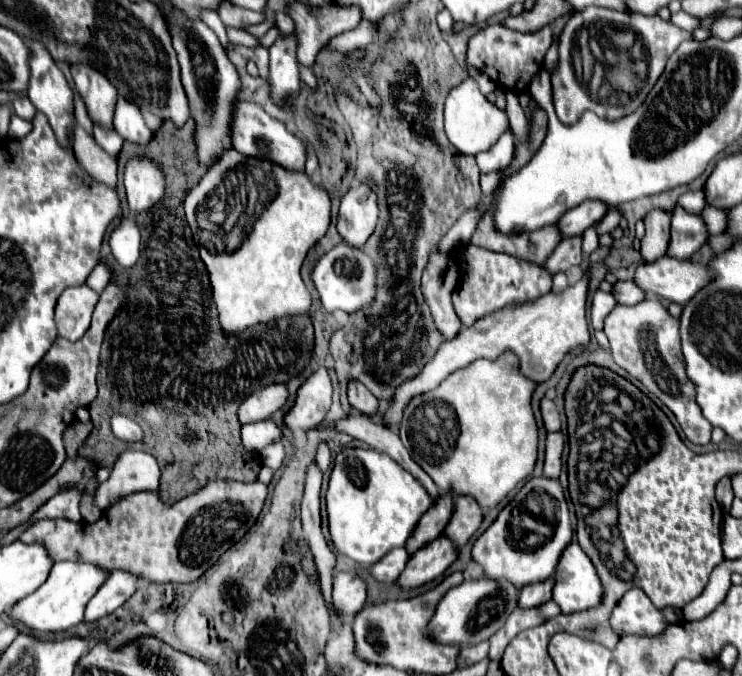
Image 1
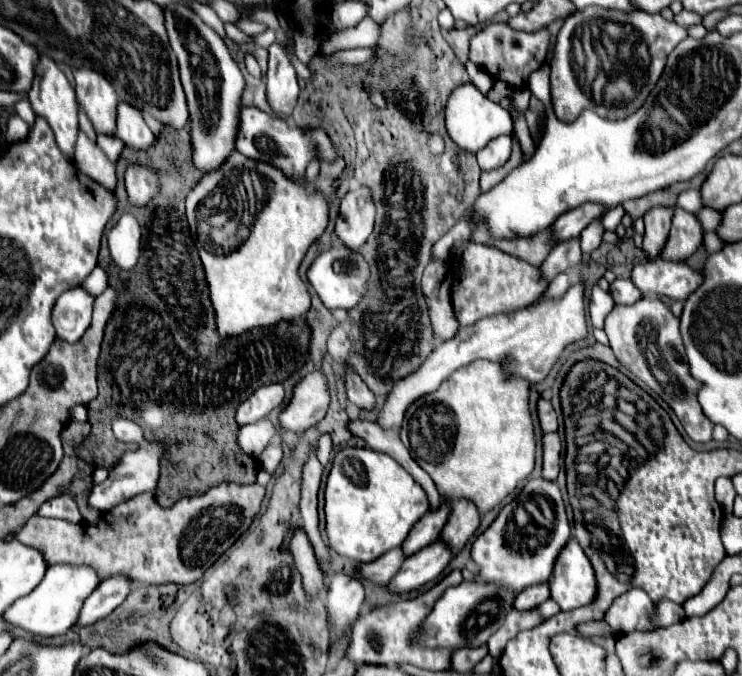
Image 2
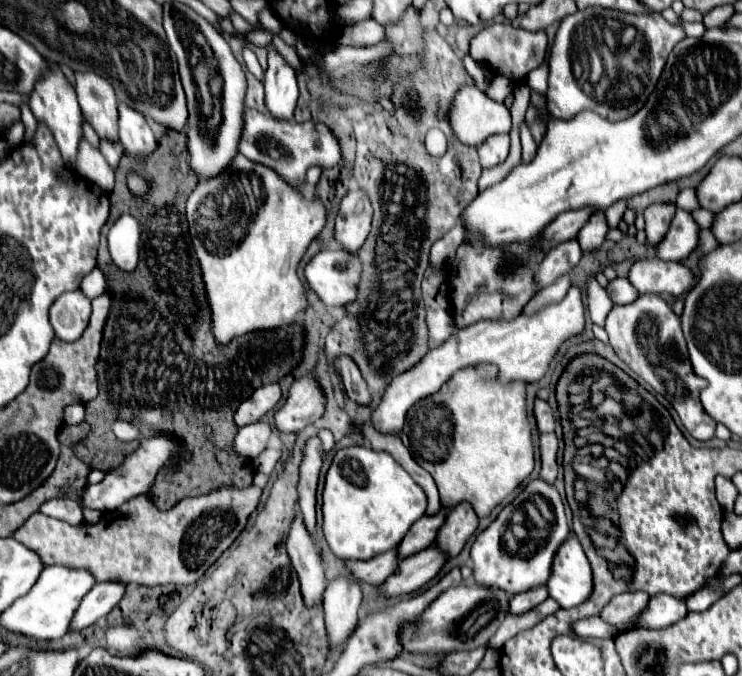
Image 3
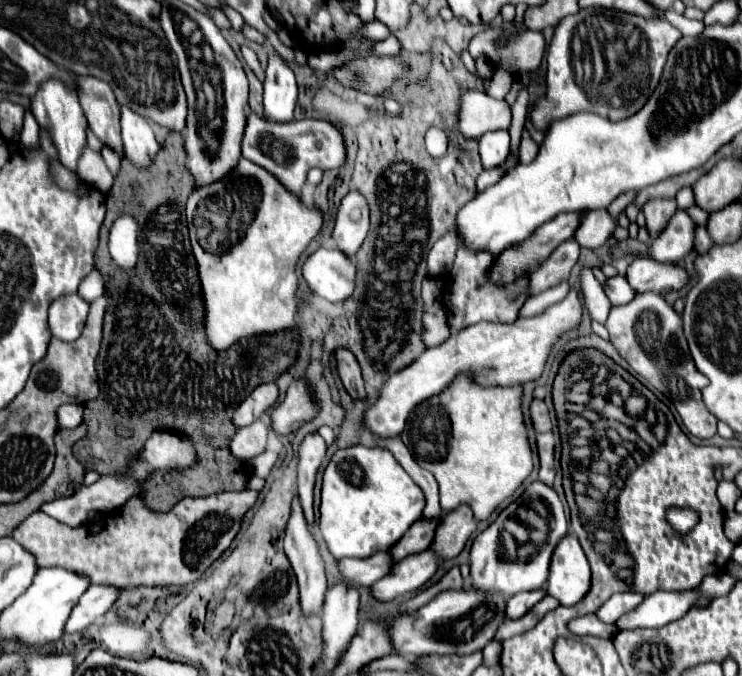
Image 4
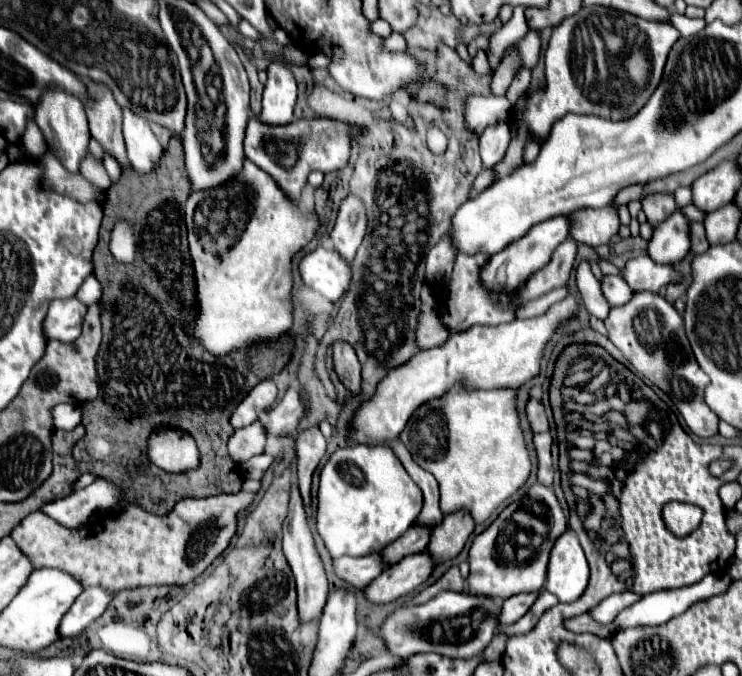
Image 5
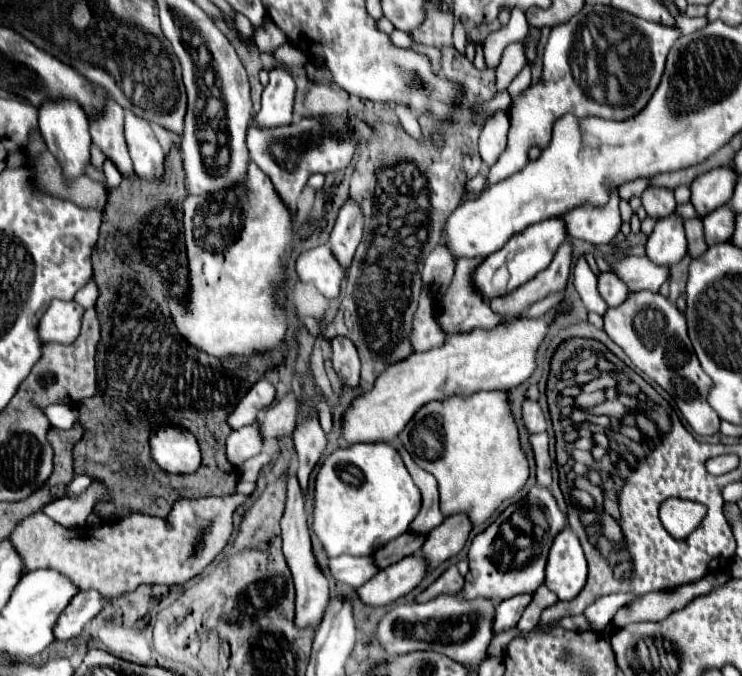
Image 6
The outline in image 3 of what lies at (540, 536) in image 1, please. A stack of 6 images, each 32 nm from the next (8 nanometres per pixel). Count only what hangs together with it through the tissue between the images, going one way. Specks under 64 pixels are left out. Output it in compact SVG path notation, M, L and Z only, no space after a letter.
M540 478L530 480L516 496L516 502L508 504L472 544L476 584L506 590L510 596L546 584L552 570L552 556L556 556L568 534L570 526L556 486Z

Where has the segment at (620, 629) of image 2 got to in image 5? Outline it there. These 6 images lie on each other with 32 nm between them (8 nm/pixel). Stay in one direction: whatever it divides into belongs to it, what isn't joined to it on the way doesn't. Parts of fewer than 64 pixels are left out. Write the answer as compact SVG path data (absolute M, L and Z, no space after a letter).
M622 592L622 594L612 594L606 600L602 600L596 608L590 610L590 614L594 616L594 620L598 620L600 624L610 624L614 622L614 618L624 610L630 608L632 604L636 604L642 596L634 594L634 592Z

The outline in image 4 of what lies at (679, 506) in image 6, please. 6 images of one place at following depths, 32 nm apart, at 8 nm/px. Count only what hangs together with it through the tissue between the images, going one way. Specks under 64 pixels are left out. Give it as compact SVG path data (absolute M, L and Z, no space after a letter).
M672 508L667 510L666 517L674 529L682 534L686 534L699 521L699 515L690 508Z

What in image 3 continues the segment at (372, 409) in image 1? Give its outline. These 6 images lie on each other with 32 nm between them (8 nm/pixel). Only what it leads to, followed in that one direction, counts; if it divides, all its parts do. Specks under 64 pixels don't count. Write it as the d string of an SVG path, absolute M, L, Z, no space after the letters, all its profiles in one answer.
M342 356L338 360L338 366L340 366L340 376L342 376L342 382L344 382L348 398L352 402L356 402L356 404L368 406L372 402L372 394L368 392L368 386L364 382L364 378L360 376L356 364L348 356Z

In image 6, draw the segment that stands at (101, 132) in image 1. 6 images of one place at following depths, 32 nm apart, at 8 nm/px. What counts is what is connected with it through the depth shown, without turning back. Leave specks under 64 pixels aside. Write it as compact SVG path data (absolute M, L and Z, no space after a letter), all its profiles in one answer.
M106 158L106 162L104 162L104 174L106 174L106 188L118 186L120 180L122 180L122 174L118 172L116 164L112 164L112 160L108 160L108 158Z

